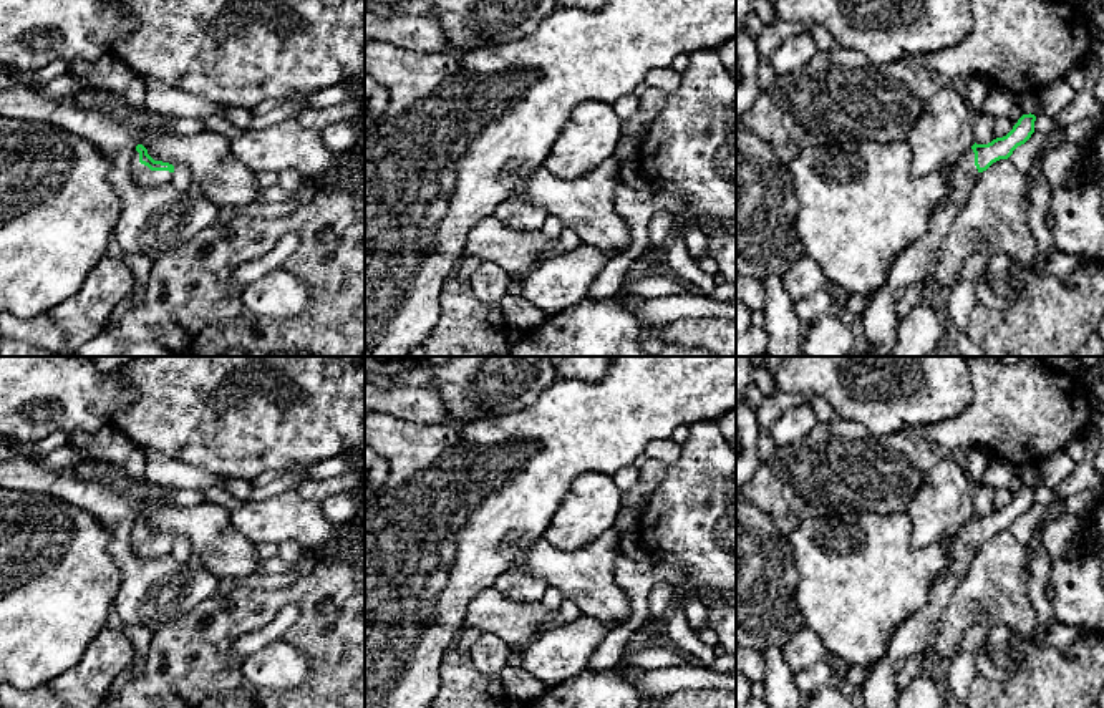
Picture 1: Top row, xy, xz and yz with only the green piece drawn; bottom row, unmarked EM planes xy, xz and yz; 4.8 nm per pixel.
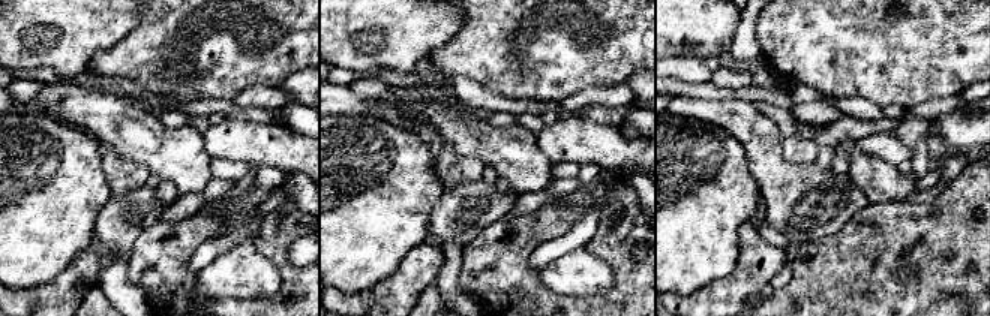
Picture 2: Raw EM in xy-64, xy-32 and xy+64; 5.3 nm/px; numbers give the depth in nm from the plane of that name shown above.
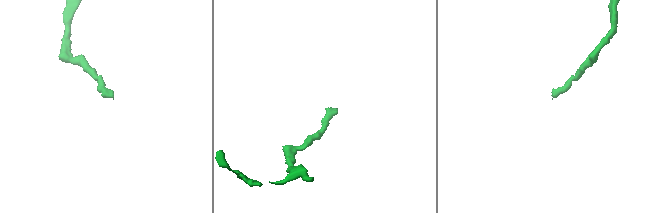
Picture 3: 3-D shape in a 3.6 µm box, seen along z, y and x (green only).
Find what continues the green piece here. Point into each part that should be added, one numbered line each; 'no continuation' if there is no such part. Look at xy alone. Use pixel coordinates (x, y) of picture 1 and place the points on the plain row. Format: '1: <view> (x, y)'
1: xy (143, 547)

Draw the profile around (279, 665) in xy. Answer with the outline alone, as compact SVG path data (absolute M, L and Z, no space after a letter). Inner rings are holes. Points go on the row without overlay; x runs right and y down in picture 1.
M278 638L244 657L242 673L259 688L288 690L307 683L310 660L292 643Z

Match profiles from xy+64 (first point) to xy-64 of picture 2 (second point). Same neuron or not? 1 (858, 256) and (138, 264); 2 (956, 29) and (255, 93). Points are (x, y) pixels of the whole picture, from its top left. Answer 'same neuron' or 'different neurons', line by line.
1: same neuron
2: different neurons

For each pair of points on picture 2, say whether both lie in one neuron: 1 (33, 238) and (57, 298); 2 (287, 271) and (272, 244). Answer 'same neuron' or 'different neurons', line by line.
1: different neurons
2: same neuron

